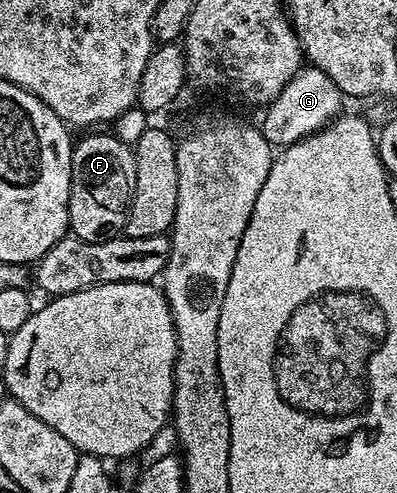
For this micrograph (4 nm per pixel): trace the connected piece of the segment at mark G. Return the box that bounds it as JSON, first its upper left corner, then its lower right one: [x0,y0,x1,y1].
[261,67,345,147]

